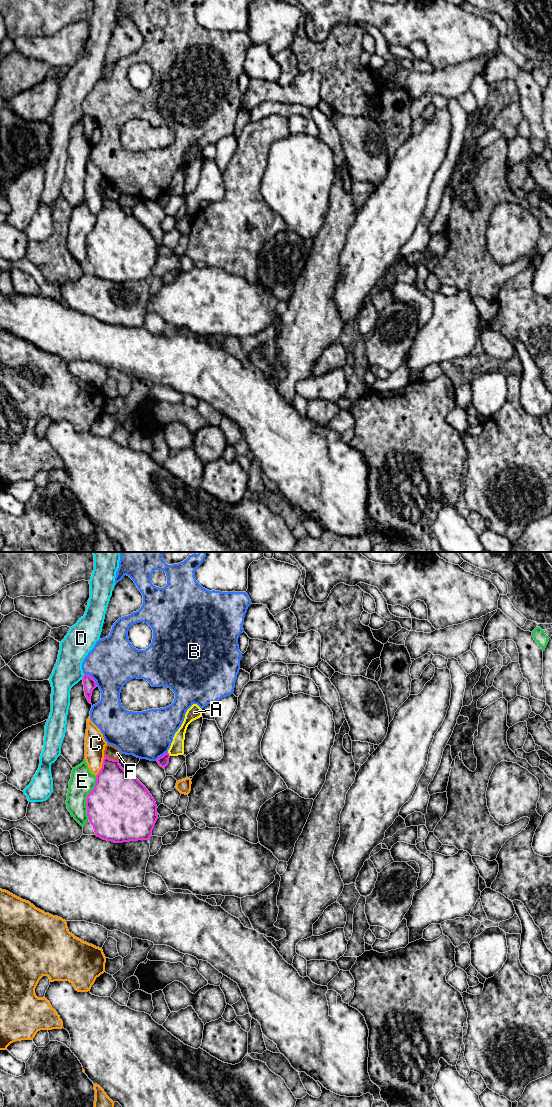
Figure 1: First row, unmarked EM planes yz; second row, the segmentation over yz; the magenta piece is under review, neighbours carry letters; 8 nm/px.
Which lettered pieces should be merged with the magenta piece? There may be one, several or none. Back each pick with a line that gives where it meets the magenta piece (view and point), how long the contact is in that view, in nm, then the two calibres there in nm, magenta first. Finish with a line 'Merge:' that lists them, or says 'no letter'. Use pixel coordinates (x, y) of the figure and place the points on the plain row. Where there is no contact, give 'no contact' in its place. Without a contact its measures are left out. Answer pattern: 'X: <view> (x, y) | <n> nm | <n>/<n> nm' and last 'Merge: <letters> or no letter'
Merge: no letter

